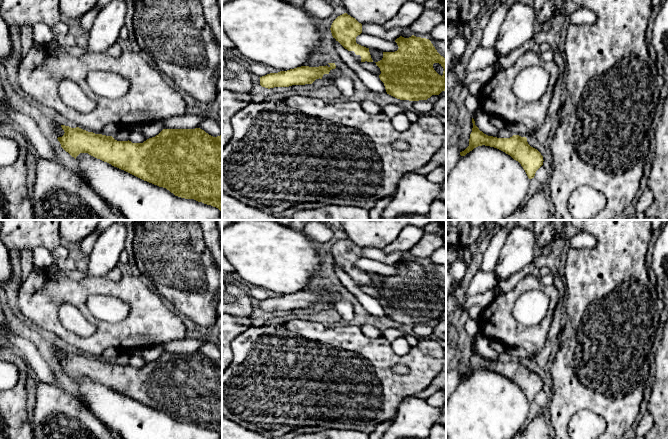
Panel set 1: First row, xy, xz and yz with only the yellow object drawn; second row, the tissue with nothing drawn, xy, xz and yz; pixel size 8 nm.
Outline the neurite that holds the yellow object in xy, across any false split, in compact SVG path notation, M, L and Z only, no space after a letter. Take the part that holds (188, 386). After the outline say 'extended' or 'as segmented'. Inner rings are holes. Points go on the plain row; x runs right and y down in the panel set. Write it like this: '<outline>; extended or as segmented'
M61 351L65 357L57 363L75 383L80 377L88 377L144 405L166 412L175 420L194 423L222 436L222 359L213 361L200 352L163 353L143 367L132 367L79 351Z; as segmented

